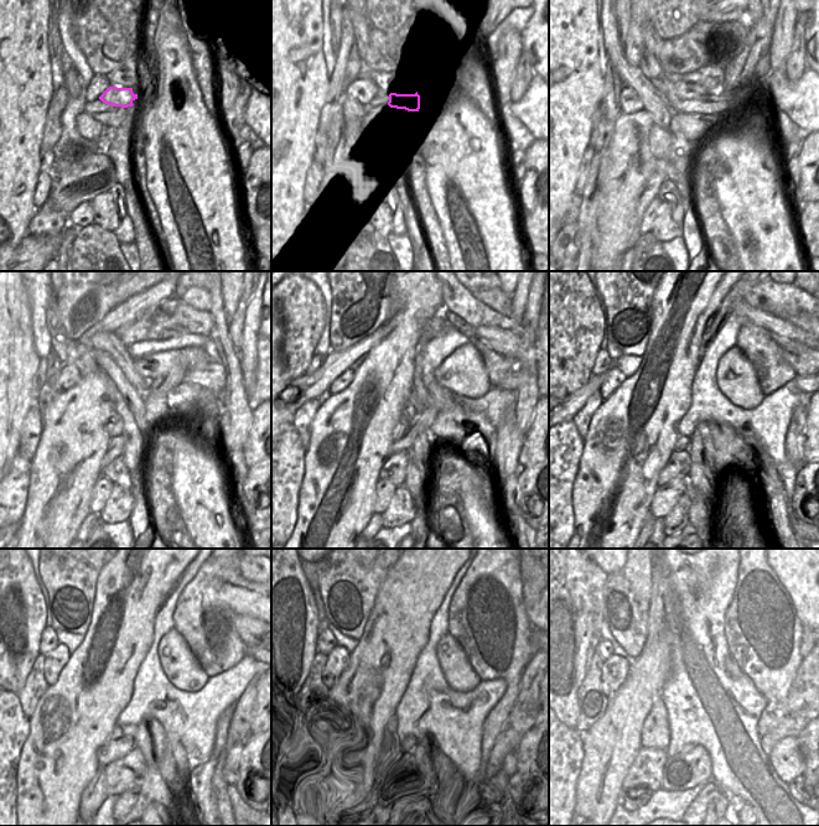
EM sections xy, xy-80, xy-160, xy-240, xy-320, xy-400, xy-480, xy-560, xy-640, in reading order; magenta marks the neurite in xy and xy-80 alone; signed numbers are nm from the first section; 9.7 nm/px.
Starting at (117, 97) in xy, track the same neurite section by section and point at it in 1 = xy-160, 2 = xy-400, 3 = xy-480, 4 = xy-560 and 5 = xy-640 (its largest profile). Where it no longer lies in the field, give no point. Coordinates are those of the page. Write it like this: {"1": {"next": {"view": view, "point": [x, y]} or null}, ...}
{"1": {"next": {"view": "xy-160", "point": [722, 103]}}, "2": {"next": {"view": "xy-400", "point": [801, 380]}}, "3": {"next": null}, "4": {"next": null}, "5": {"next": null}}

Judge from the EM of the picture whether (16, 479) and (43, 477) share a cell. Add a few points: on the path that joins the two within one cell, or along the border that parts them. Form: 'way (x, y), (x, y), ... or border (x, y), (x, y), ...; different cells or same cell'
border (30, 461), (29, 489), (24, 507); different cells

